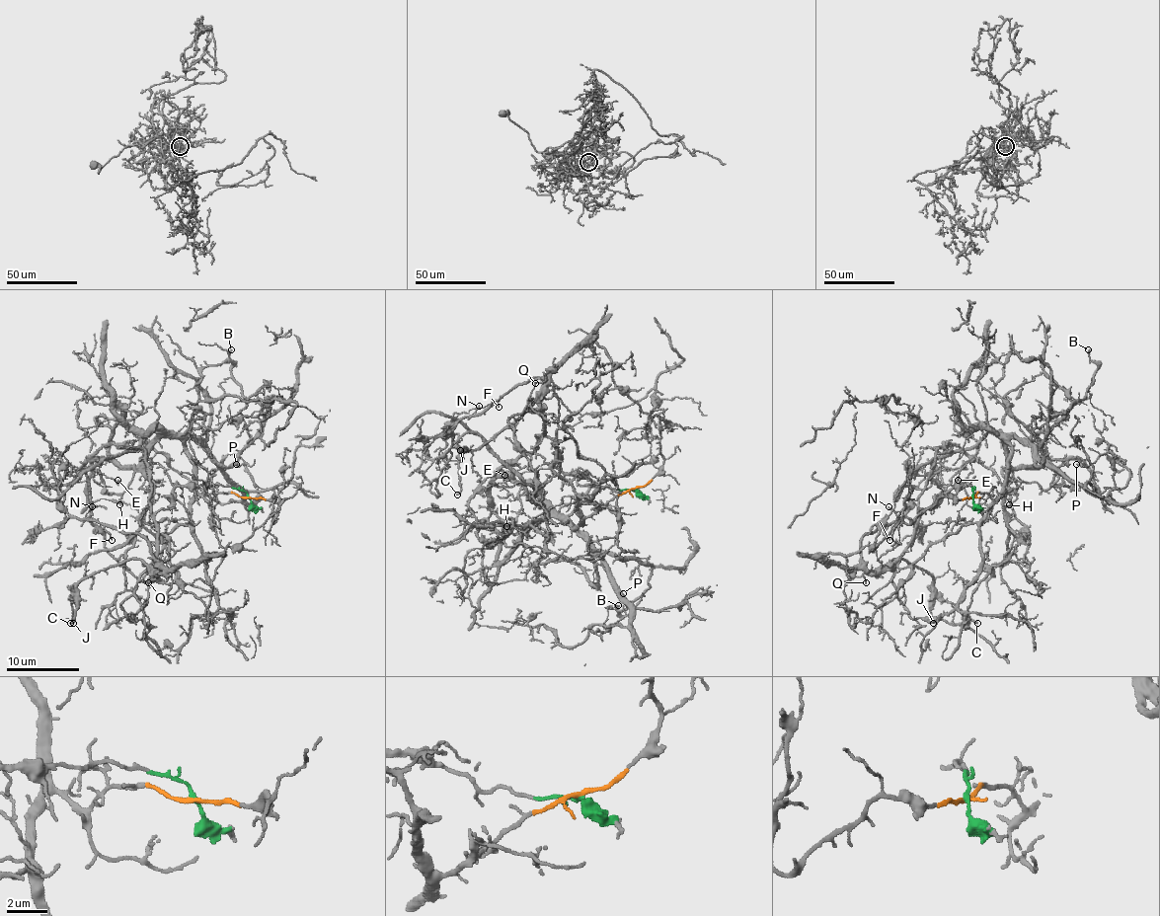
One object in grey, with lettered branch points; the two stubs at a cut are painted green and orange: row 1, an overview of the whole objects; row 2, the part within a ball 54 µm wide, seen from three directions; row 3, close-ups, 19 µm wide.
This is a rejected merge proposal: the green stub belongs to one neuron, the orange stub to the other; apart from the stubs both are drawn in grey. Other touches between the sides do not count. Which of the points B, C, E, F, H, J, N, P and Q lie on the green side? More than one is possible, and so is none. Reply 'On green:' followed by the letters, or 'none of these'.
On green: C, E, F, J, N, Q

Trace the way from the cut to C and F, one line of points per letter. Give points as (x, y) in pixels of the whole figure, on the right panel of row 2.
C: (971, 497), (970, 485), (956, 485), (923, 508), (913, 541), (893, 567), (891, 561), (915, 565), (977, 623)
F: (971, 497), (956, 485), (923, 508), (891, 563), (868, 569), (861, 539), (885, 526), (889, 539)

